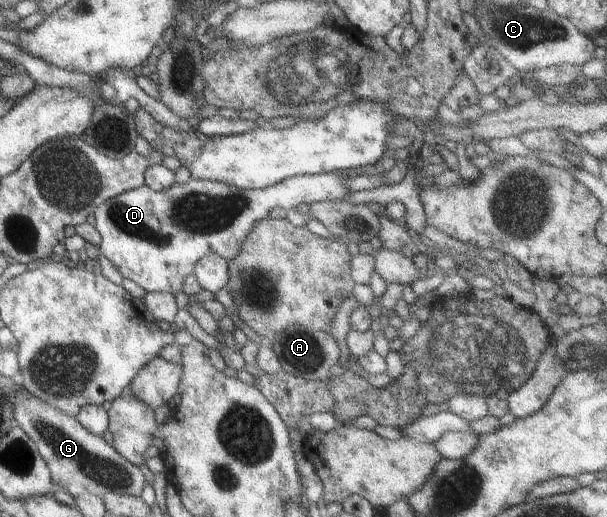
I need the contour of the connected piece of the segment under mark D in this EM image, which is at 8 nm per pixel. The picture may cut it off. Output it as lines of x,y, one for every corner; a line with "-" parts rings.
337,172
295,175
262,189
240,189
205,179
189,179
185,183
174,182
160,191
151,190
145,184
139,185
107,199
92,212
95,220
93,226
100,236
98,249
122,278
128,278
145,291
167,291
174,296
182,290
183,279
193,272
195,263
202,256
212,253
226,261
233,258
251,227
259,219
267,216
271,208
278,206
276,208
284,211
293,209
303,202
309,204
315,201
343,200
350,193
345,187
347,179
345,173

